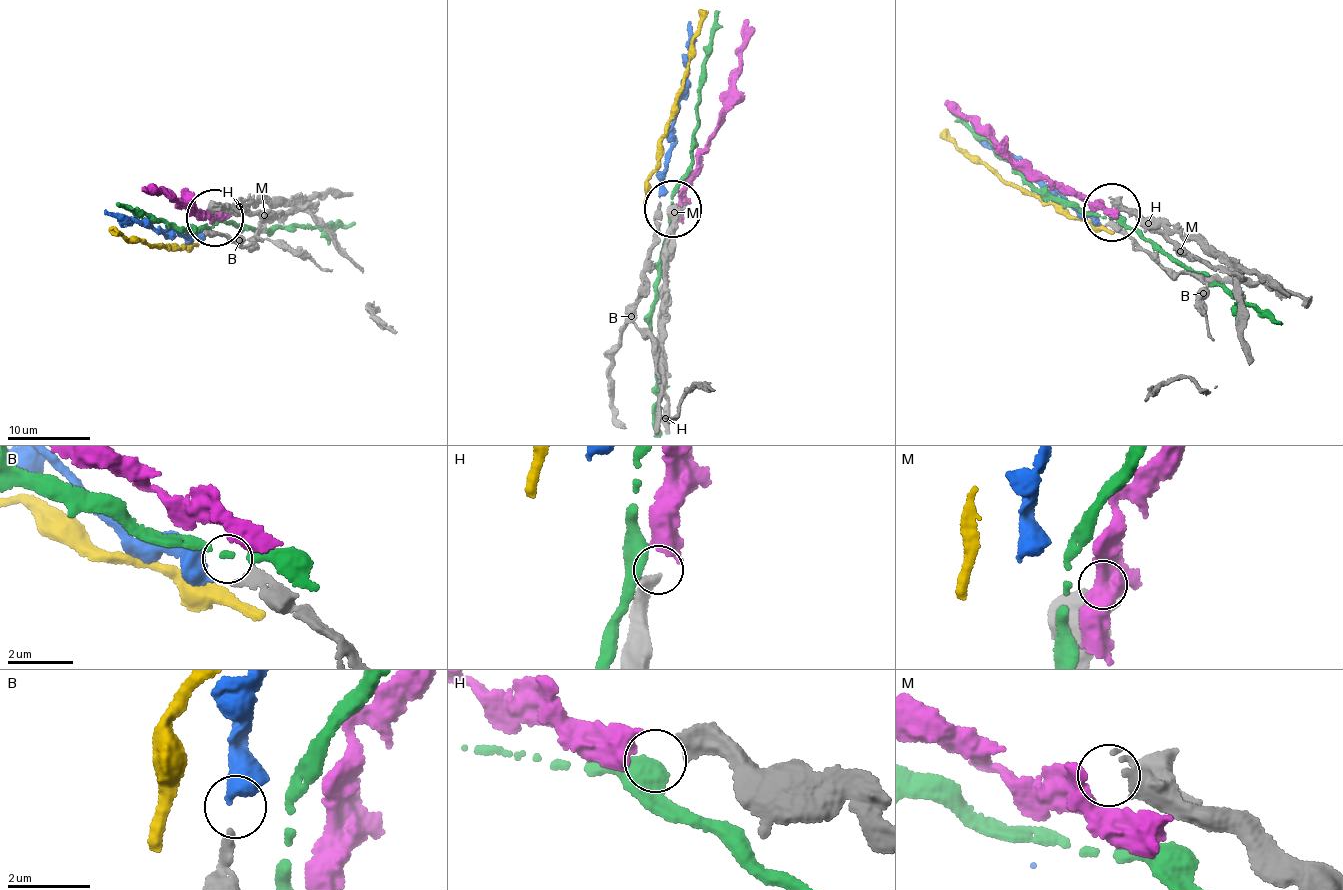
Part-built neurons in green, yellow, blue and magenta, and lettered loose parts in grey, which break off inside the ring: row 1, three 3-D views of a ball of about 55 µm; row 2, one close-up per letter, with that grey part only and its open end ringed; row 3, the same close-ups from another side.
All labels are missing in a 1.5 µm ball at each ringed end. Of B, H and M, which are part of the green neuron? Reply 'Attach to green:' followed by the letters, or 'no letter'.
Attach to green: no letter

